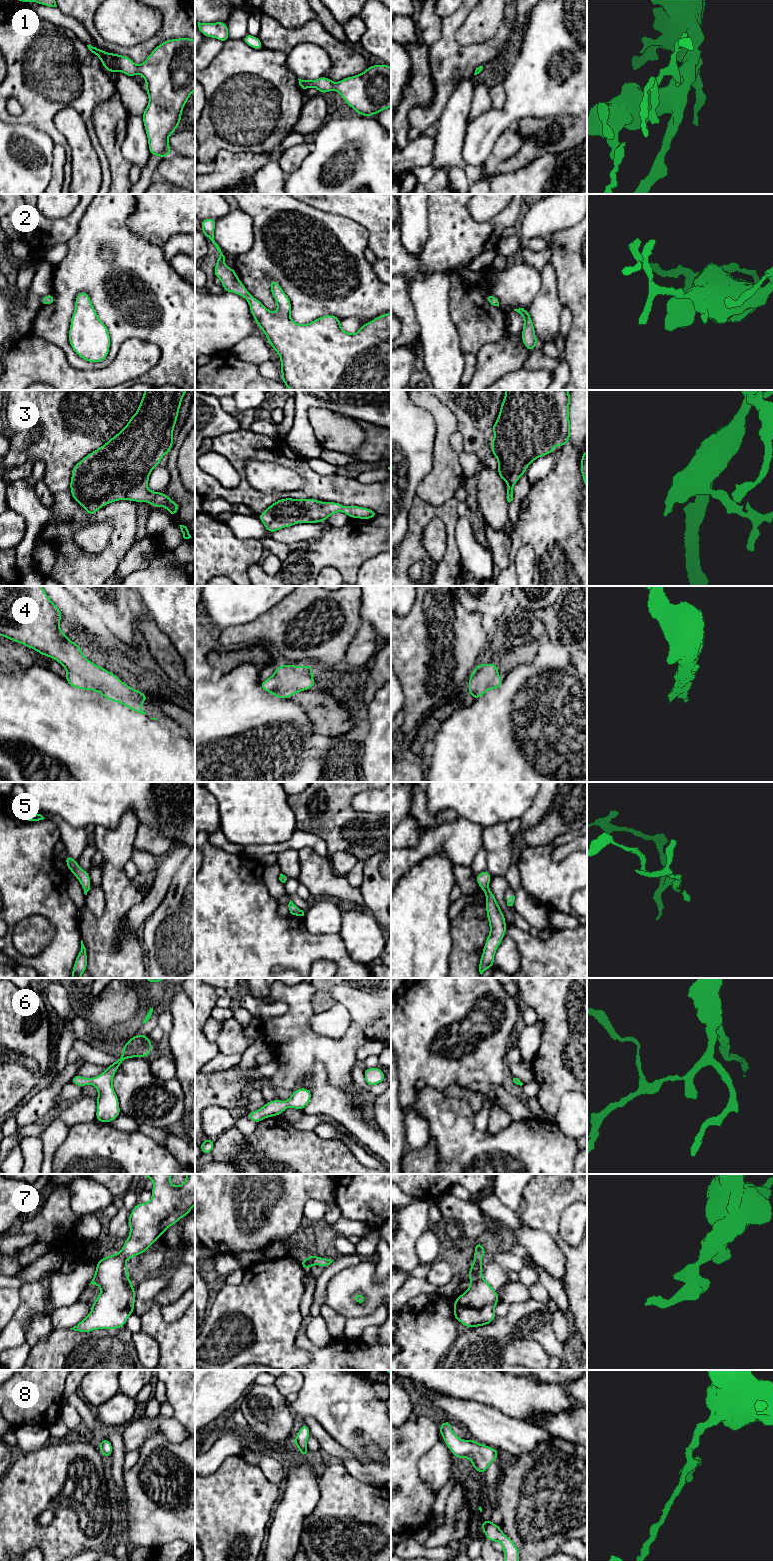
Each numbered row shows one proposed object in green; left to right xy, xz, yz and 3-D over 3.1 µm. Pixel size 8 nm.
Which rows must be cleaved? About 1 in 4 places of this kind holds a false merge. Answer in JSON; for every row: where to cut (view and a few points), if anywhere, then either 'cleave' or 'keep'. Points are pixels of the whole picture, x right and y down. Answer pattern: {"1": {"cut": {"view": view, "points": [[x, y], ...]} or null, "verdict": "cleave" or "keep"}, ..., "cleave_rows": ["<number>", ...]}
{"1": {"cut": null, "verdict": "keep"}, "2": {"cut": null, "verdict": "keep"}, "3": {"cut": null, "verdict": "keep"}, "4": {"cut": null, "verdict": "keep"}, "5": {"cut": null, "verdict": "keep"}, "6": {"cut": null, "verdict": "keep"}, "7": {"cut": null, "verdict": "keep"}, "8": {"cut": null, "verdict": "keep"}, "cleave_rows": []}

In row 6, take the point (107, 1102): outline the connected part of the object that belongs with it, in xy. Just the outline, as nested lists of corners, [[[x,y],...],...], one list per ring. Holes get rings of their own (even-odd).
[[[134,1035],[125,1045],[123,1045],[122,1056],[107,1070],[91,1079],[75,1075],[71,1083],[84,1087],[92,1084],[98,1091],[96,1099],[97,1111],[96,1120],[109,1123],[115,1120],[120,1114],[119,1100],[113,1089],[112,1080],[115,1072],[126,1058],[147,1057],[154,1046],[151,1044],[148,1035]]]

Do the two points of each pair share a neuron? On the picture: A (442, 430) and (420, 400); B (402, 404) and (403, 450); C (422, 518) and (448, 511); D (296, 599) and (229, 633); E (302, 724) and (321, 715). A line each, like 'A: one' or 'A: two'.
A: one
B: one
C: one
D: one
E: two

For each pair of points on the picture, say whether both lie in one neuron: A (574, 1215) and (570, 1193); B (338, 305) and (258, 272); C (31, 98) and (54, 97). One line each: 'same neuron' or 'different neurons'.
A: different neurons
B: same neuron
C: same neuron

